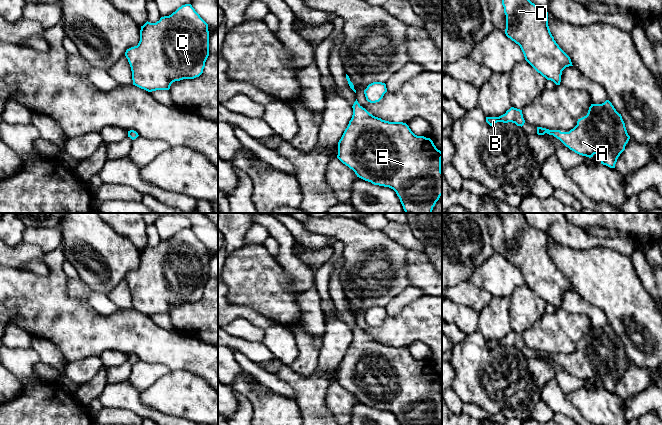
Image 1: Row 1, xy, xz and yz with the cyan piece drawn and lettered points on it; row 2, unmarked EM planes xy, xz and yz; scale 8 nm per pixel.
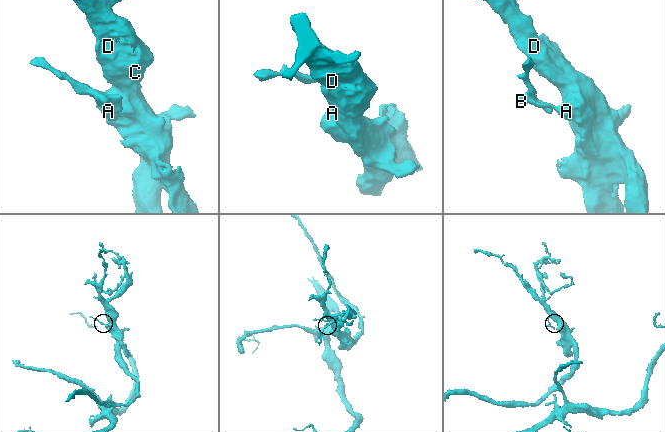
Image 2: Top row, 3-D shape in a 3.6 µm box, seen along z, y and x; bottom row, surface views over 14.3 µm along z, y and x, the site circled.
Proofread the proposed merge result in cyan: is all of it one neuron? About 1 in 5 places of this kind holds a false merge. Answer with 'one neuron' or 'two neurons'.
one neuron

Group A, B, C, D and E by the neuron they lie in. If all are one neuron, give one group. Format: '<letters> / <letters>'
A B C D E

